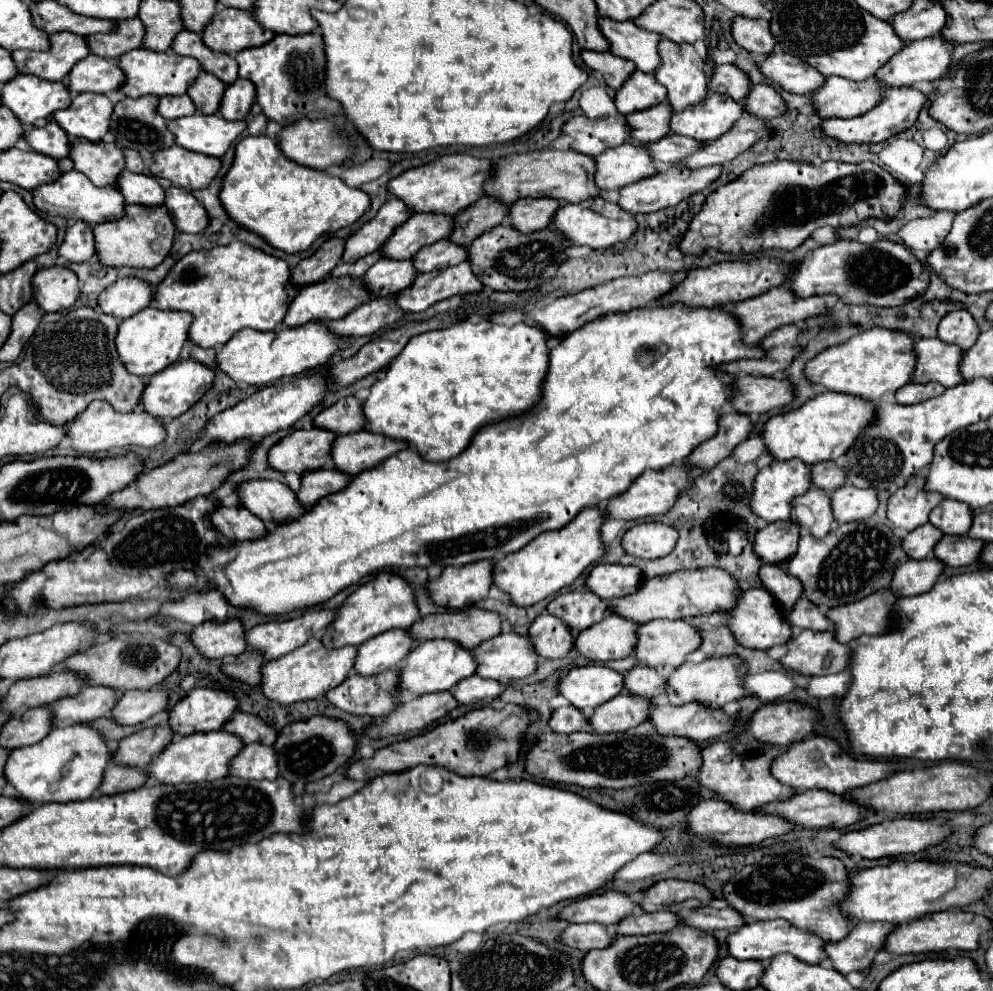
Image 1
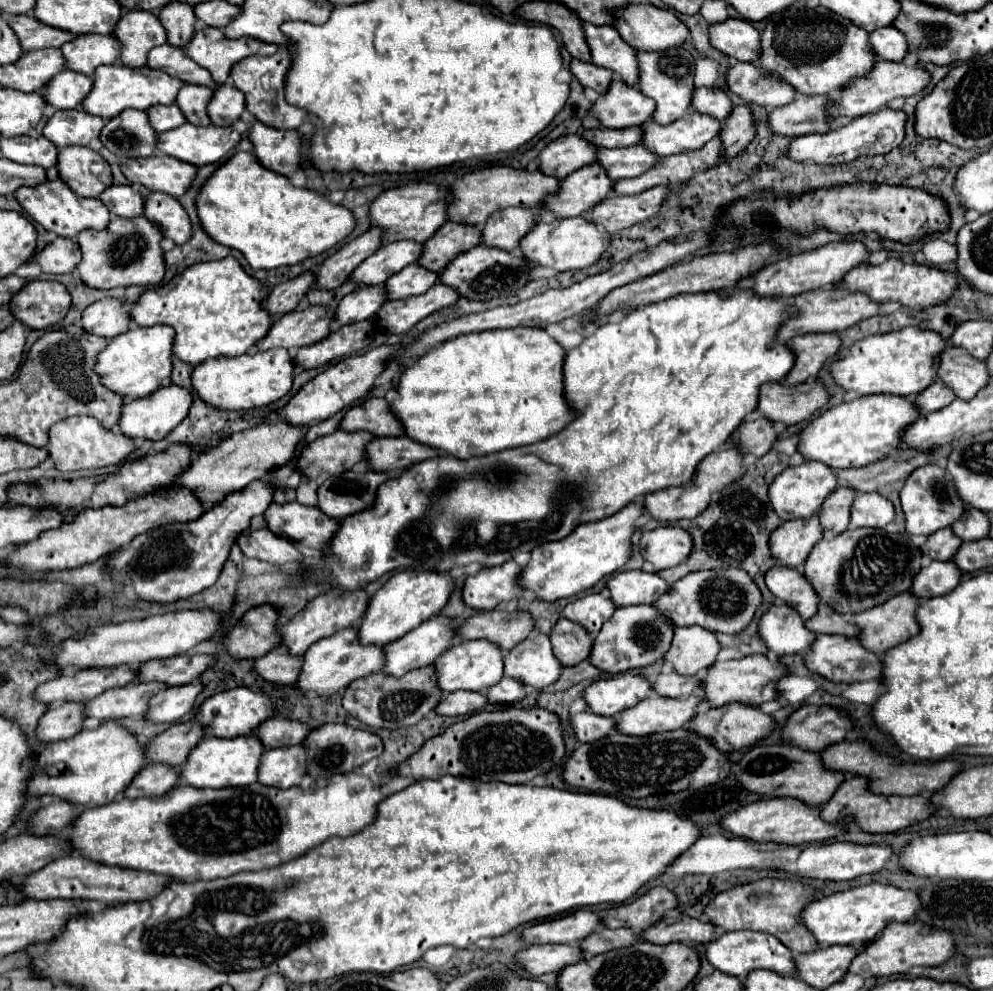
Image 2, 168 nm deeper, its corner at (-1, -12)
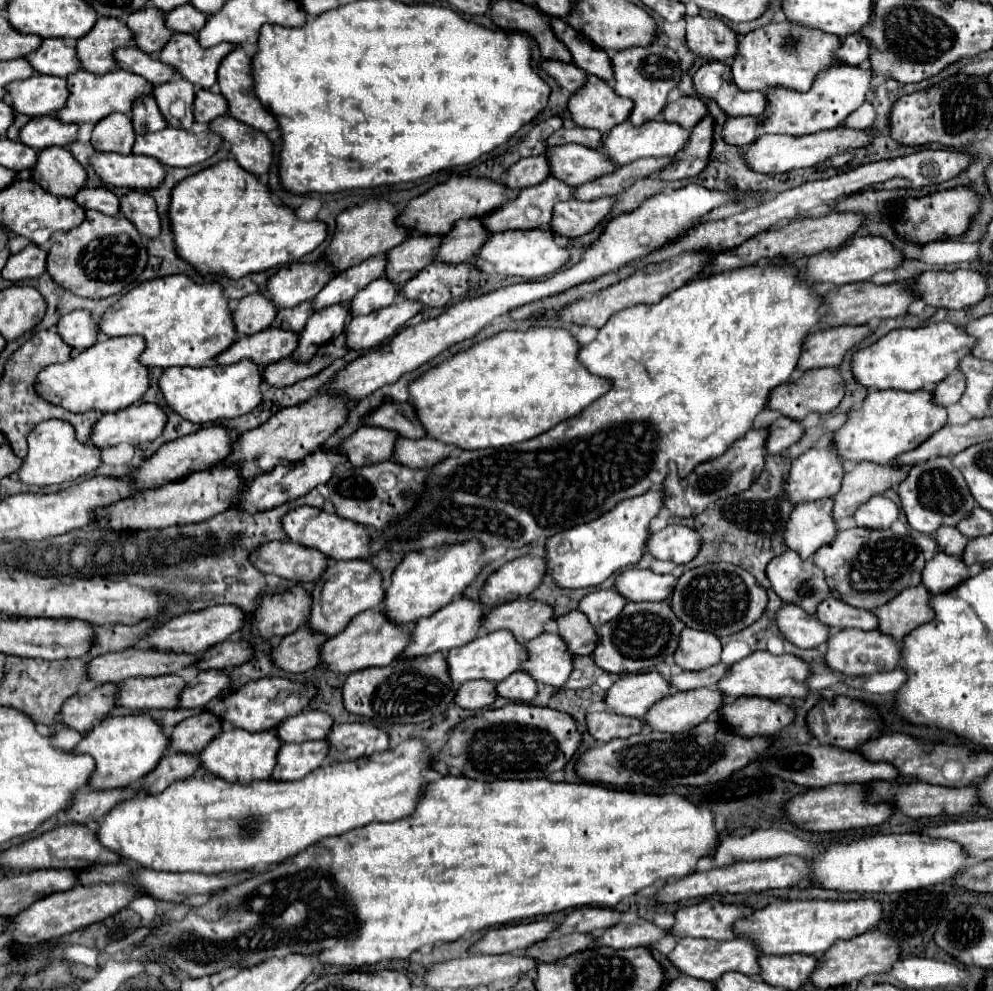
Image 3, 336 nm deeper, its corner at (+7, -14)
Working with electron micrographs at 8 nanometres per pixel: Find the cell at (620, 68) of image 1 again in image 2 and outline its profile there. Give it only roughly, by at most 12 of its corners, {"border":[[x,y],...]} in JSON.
{"border":[[571,60],[573,76],[599,94],[611,82],[611,72]]}

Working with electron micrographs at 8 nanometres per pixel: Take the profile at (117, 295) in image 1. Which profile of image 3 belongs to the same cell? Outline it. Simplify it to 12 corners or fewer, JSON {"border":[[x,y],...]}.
{"border":[[87,310],[59,320],[57,332],[75,350],[97,342],[99,326]]}

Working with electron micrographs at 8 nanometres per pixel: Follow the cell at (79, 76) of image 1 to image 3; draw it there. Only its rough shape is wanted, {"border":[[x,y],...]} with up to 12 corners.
{"border":[[31,76],[9,84],[7,100],[27,116],[57,114],[67,78]]}

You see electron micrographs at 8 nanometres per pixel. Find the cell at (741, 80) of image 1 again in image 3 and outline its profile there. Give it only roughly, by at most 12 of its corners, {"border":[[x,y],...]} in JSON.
{"border":[[681,96],[663,110],[687,130],[707,114],[701,98]]}

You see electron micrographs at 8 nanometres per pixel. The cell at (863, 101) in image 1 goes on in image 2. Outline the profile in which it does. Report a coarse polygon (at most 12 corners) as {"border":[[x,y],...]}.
{"border":[[825,96],[775,108],[769,130],[779,136],[829,132]]}

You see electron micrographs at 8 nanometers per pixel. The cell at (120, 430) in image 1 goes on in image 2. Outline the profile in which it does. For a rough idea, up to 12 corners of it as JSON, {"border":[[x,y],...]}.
{"border":[[91,416],[49,428],[53,468],[119,464],[135,446]]}

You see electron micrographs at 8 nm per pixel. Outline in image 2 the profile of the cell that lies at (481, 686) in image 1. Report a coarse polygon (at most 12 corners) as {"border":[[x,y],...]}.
{"border":[[503,676],[487,696],[491,704],[521,702],[525,684]]}

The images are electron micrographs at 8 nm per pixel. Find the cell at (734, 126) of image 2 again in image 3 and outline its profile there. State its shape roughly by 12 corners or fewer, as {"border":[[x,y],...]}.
{"border":[[711,116],[691,130],[683,156],[661,170],[663,180],[683,180],[707,168],[713,148]]}

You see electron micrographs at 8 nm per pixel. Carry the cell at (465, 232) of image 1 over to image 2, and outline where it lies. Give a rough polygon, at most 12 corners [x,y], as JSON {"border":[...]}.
{"border":[[445,222],[417,260],[431,272],[479,244],[479,228]]}

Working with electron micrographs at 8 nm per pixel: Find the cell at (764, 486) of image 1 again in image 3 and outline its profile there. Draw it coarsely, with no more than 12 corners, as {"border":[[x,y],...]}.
{"border":[[833,446],[793,460],[783,492],[793,506],[839,492]]}

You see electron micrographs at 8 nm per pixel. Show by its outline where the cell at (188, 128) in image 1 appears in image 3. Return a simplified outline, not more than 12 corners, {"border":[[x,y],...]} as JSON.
{"border":[[165,128],[137,136],[133,154],[193,166],[223,144],[219,134]]}

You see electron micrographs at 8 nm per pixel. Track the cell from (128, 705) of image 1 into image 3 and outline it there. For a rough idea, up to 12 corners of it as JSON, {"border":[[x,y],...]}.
{"border":[[199,672],[179,708],[203,708],[229,686],[227,672]]}

